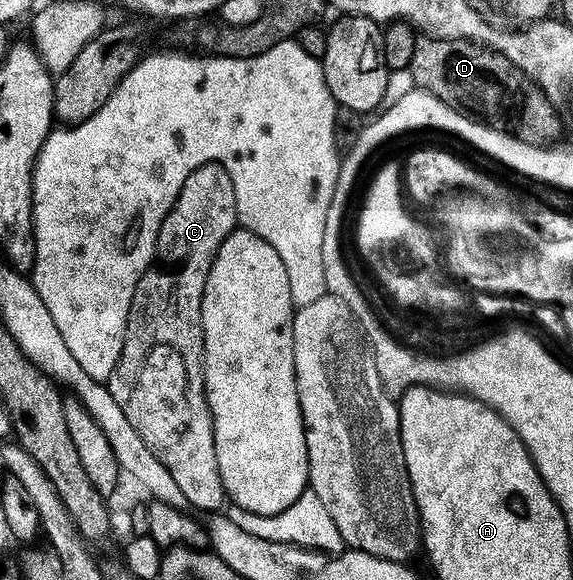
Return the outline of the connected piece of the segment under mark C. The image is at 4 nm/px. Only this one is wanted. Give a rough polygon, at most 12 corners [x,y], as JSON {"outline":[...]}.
{"outline":[[185,179],[105,382],[188,506],[224,508],[201,299],[237,228]]}

